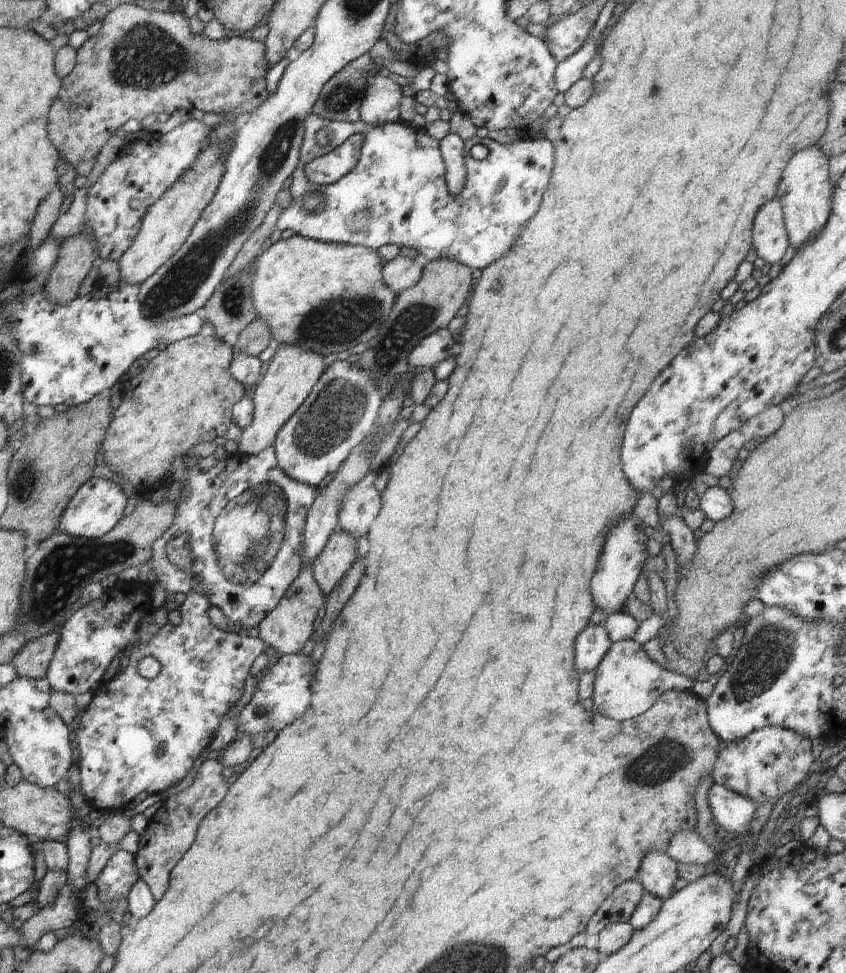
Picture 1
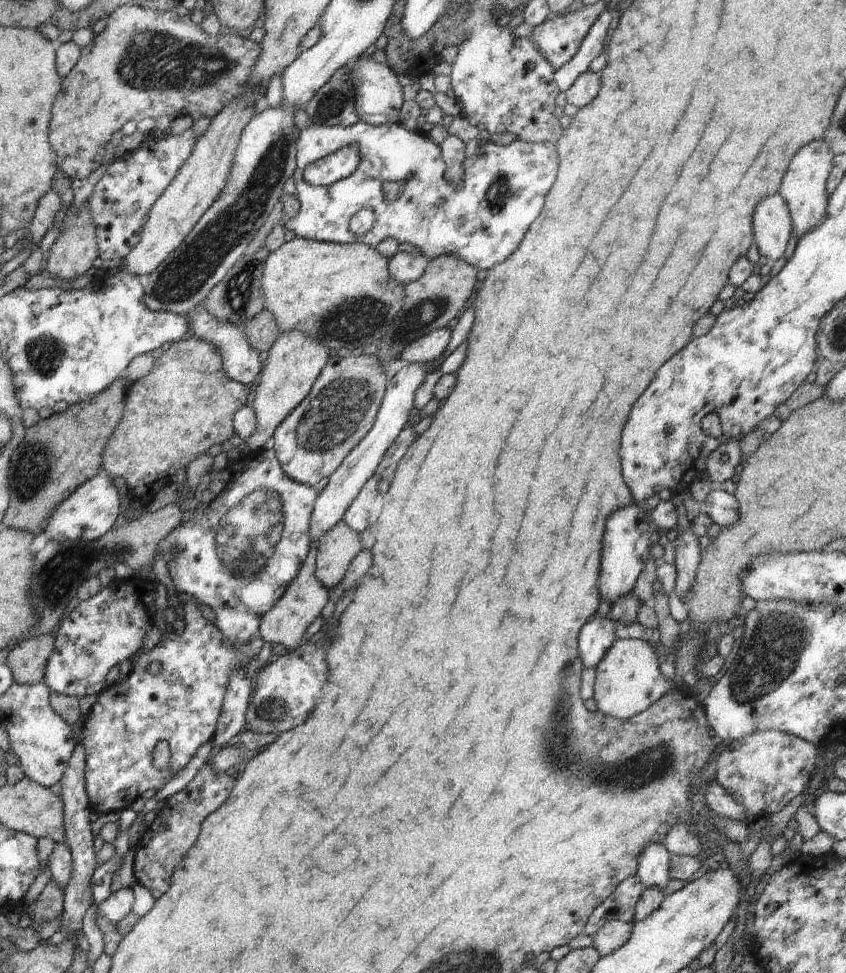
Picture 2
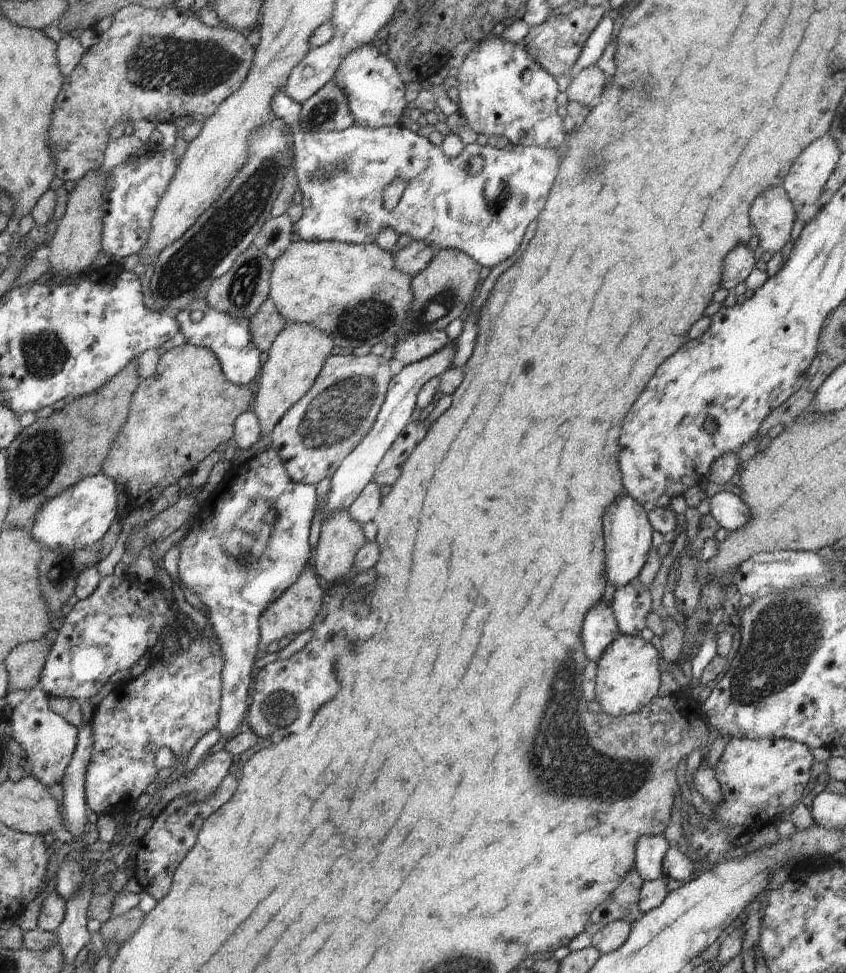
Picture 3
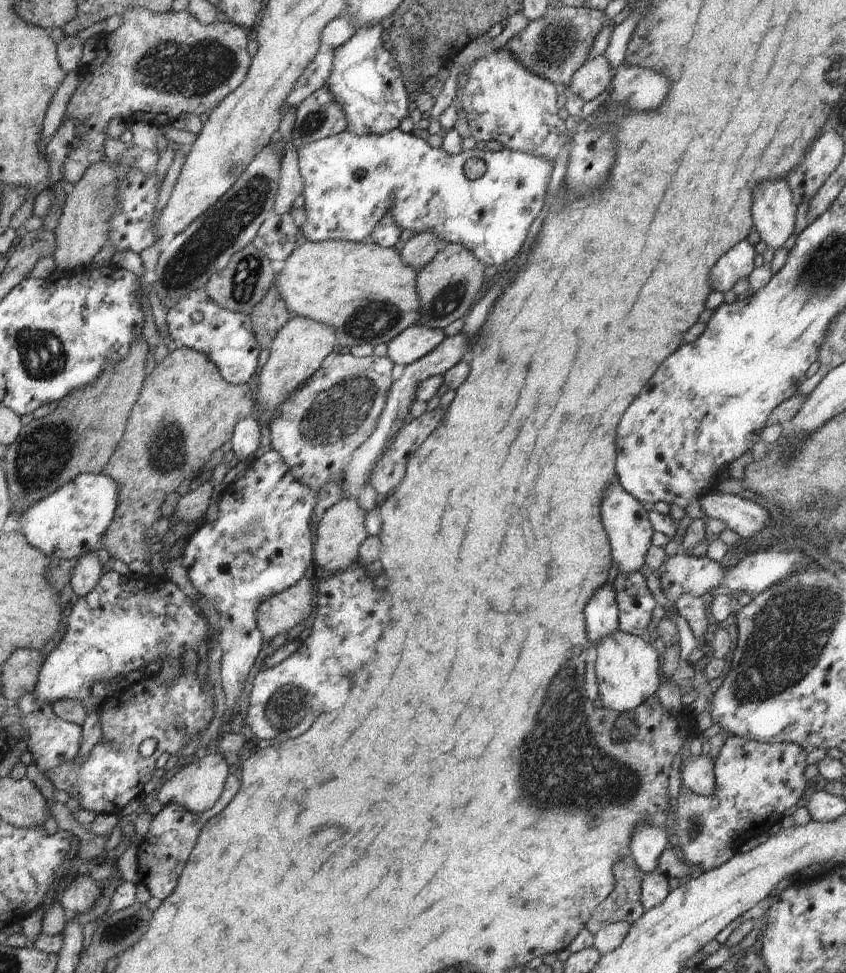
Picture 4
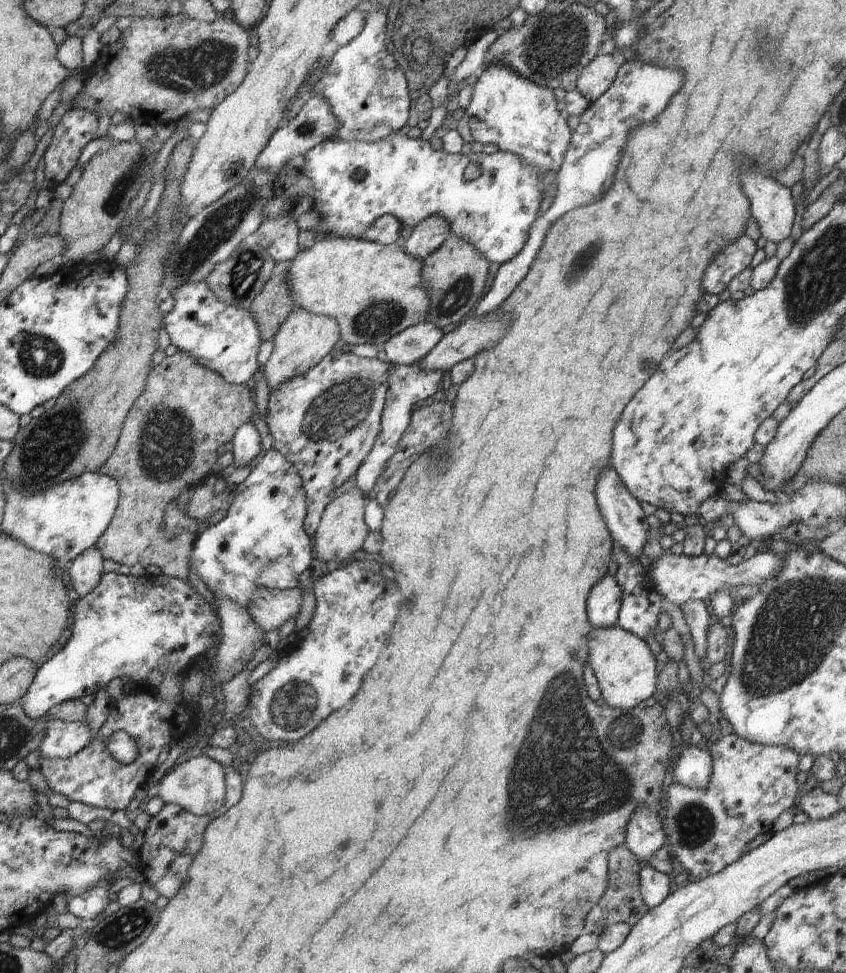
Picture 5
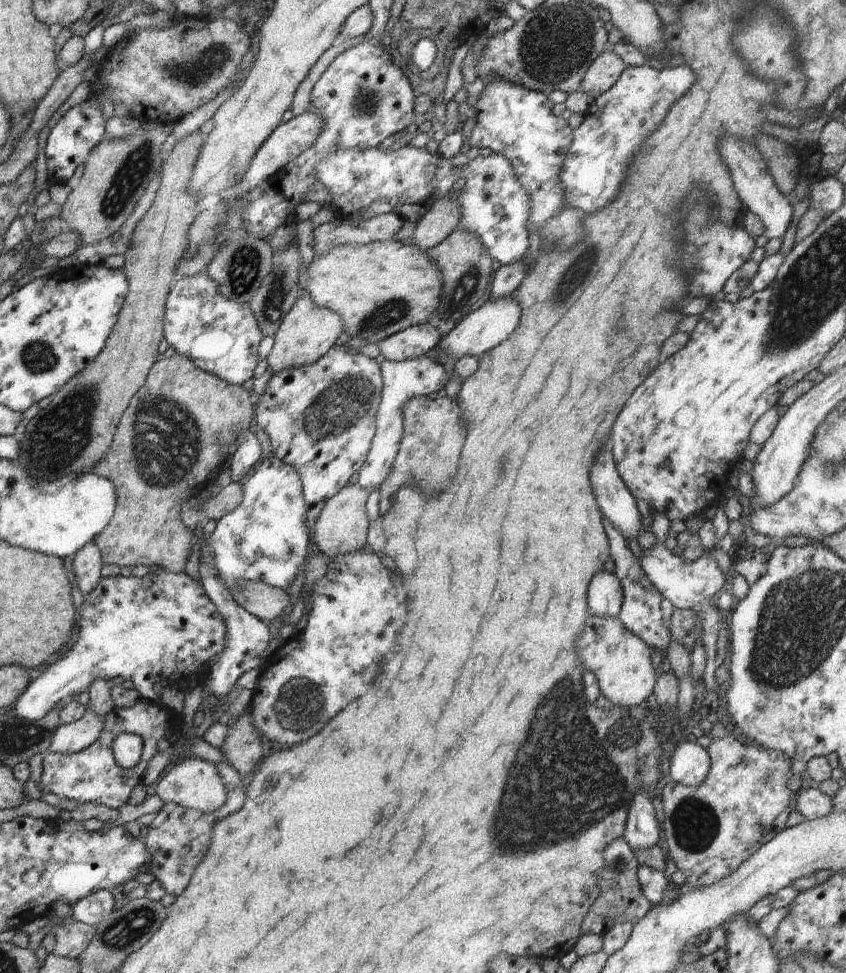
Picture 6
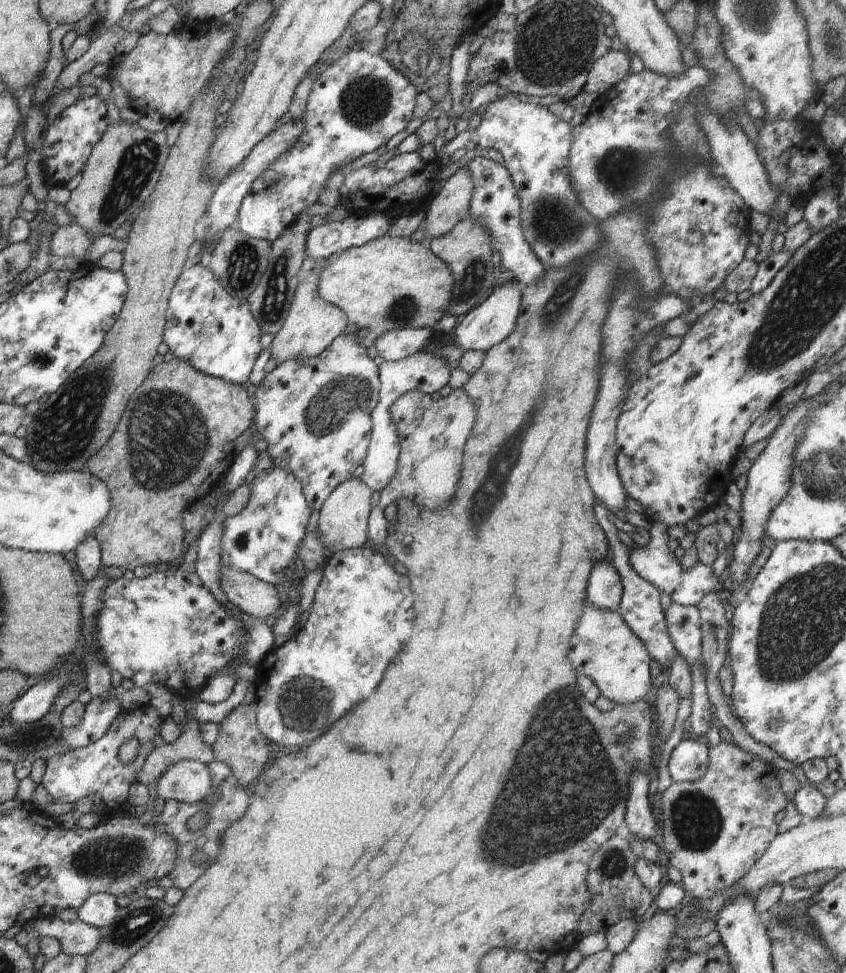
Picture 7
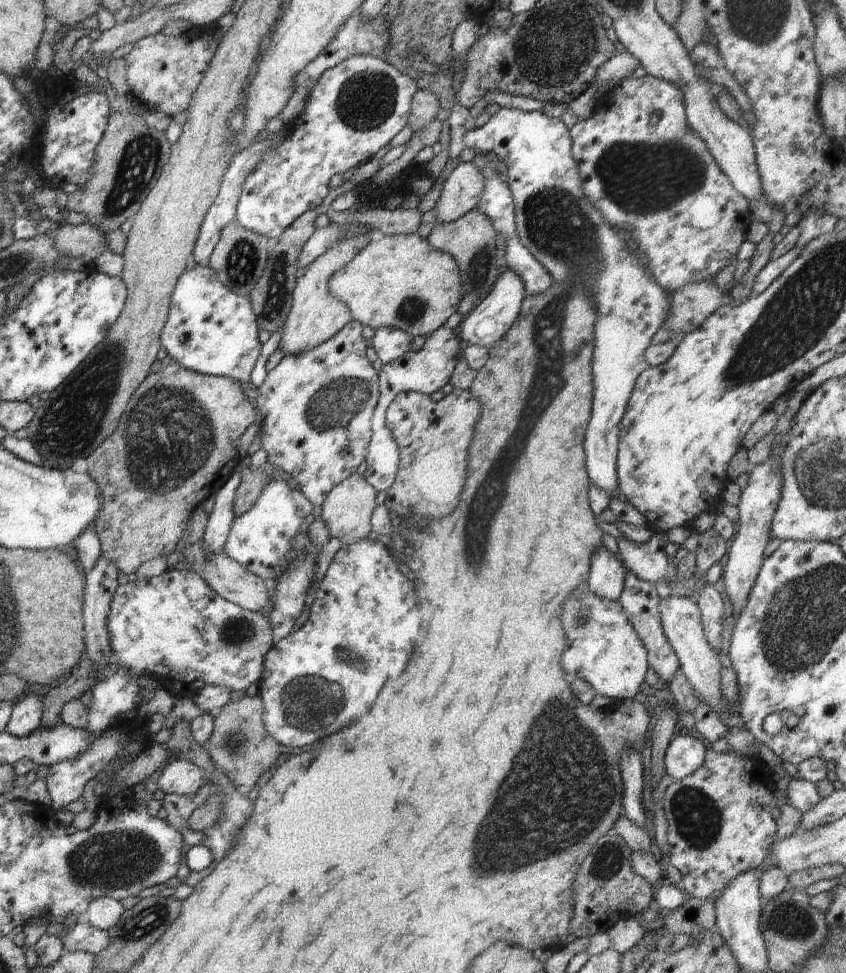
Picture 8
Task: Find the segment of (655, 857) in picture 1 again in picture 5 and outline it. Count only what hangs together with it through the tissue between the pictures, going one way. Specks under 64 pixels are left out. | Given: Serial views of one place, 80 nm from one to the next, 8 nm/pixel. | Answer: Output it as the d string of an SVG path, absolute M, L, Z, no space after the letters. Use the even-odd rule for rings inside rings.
M639 805L630 816L625 833L625 846L636 855L641 866L666 844L664 825L660 818L645 805Z

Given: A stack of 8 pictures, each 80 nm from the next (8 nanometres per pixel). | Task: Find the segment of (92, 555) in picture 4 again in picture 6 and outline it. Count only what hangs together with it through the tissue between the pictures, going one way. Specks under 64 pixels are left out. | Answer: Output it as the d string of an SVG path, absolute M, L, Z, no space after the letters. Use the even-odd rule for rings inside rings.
M90 542L82 546L74 556L74 572L78 588L84 596L90 594L100 582L101 568L103 566L100 550Z

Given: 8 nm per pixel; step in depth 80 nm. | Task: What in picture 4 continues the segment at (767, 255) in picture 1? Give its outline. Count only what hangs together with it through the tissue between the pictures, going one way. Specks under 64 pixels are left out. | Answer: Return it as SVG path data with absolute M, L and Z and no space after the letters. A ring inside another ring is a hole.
M762 181L752 188L751 215L761 240L775 250L784 246L794 230L797 203L789 184L779 181Z

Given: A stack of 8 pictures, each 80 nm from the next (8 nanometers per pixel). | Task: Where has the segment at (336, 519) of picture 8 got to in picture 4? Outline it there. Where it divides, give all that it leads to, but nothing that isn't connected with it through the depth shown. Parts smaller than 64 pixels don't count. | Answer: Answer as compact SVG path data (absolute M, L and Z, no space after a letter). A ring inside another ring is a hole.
M344 497L327 508L319 518L314 531L312 561L318 564L323 575L350 569L359 563L360 545L369 537L369 534L364 526L365 512L357 499L357 497Z

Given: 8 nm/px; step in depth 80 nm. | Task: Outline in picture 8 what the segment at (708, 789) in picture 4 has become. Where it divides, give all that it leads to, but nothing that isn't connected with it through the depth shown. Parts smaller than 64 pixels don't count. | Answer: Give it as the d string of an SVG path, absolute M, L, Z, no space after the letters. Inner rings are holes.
M675 735L665 752L665 769L673 780L682 780L702 766L707 748L692 736Z

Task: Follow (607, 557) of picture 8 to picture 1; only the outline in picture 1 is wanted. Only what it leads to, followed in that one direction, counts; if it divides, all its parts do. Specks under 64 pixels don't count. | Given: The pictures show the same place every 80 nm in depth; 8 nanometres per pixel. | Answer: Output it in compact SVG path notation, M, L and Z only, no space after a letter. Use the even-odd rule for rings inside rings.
M590 623L586 626L576 638L575 665L578 672L582 674L595 671L612 643L604 624Z

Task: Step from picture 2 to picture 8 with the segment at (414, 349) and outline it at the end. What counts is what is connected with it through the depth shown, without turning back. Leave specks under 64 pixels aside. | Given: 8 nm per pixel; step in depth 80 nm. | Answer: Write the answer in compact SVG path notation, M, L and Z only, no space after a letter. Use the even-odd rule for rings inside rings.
M382 327L375 330L370 346L375 347L378 360L383 365L400 358L410 348L414 337L397 328Z

